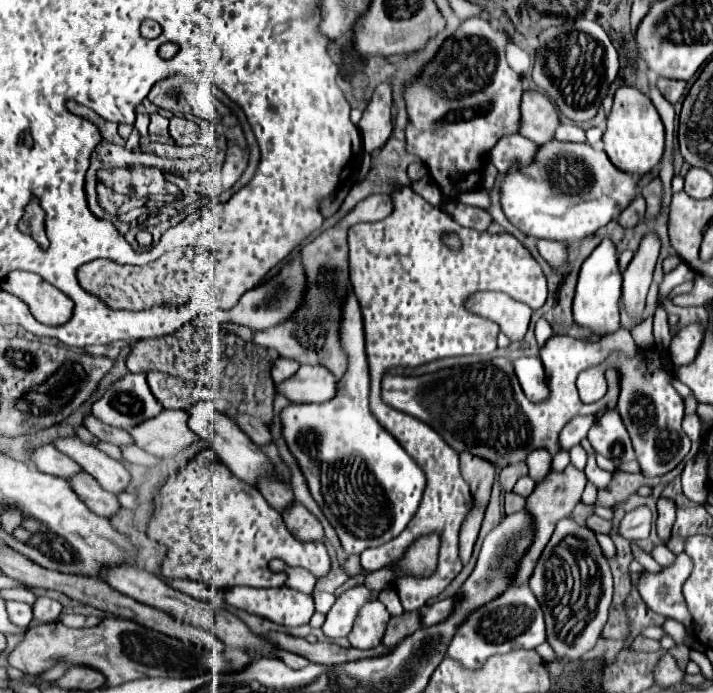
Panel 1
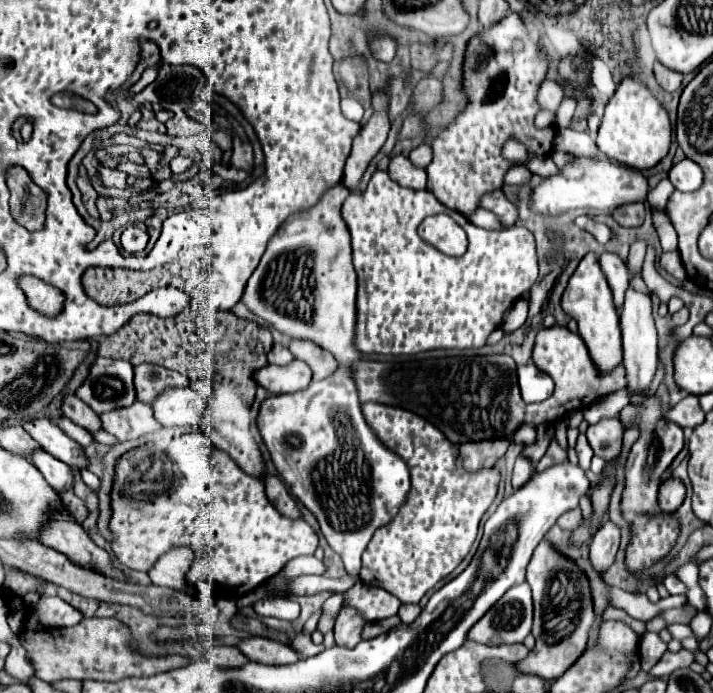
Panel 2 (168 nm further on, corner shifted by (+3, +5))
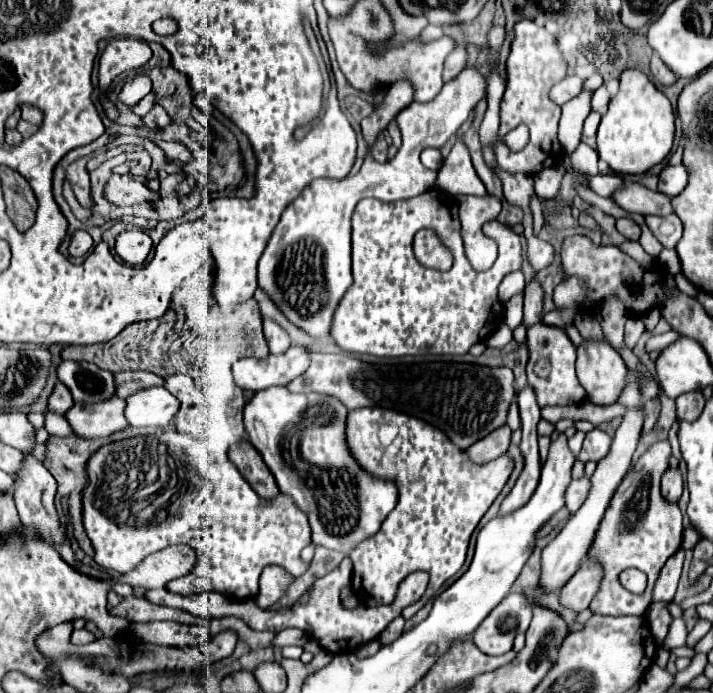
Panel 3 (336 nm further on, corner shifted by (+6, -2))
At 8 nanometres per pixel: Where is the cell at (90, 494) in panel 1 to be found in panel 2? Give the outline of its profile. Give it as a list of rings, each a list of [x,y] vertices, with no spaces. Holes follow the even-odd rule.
[[[37,449],[37,451],[31,451],[29,455],[25,455],[27,461],[31,461],[39,471],[41,475],[45,477],[45,481],[55,489],[55,491],[63,491],[63,489],[71,489],[73,487],[73,475],[69,471],[69,467],[55,459],[53,455]]]

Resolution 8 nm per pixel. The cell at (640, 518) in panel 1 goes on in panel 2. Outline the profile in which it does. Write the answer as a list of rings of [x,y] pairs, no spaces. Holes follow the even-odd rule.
[[[607,521],[595,533],[589,545],[589,561],[599,575],[605,575],[605,571],[613,565],[615,553],[619,549],[619,537],[621,537],[621,529],[613,521]]]

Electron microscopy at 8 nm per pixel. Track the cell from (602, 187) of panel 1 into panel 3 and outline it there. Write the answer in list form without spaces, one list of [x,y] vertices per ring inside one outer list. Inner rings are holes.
[[[638,182],[624,184],[610,198],[620,208],[624,208],[626,212],[636,212],[636,214],[642,214],[642,216],[646,216],[646,214],[666,216],[666,214],[672,212],[668,196],[662,196],[660,192],[652,192],[652,190],[648,190],[646,186],[642,186]]]

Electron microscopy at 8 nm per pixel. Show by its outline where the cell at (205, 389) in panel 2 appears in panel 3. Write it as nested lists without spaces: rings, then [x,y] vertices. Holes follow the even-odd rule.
[[[176,374],[176,376],[168,376],[164,378],[164,386],[184,404],[184,406],[196,406],[202,402],[204,394],[196,388],[196,384],[192,382],[192,378]]]

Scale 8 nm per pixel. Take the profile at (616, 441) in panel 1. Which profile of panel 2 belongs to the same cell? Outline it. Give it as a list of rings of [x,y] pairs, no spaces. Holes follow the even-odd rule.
[[[601,419],[595,425],[589,425],[587,439],[591,449],[597,457],[611,461],[621,451],[621,437],[623,437],[623,425],[619,419]]]

